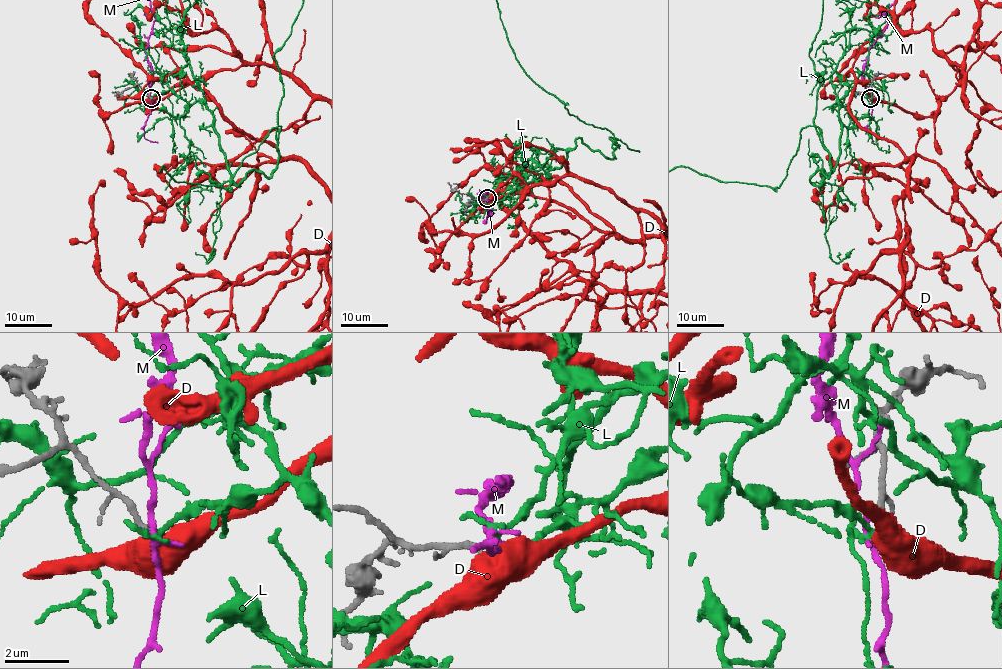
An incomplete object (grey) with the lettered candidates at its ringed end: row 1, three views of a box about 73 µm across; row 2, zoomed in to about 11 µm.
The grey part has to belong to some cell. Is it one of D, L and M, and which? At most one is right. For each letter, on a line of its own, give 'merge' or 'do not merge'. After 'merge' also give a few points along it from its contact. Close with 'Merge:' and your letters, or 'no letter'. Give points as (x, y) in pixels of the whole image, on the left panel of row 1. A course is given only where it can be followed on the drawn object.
D: do not merge
L: do not merge
M: do not merge
Merge: no letter

